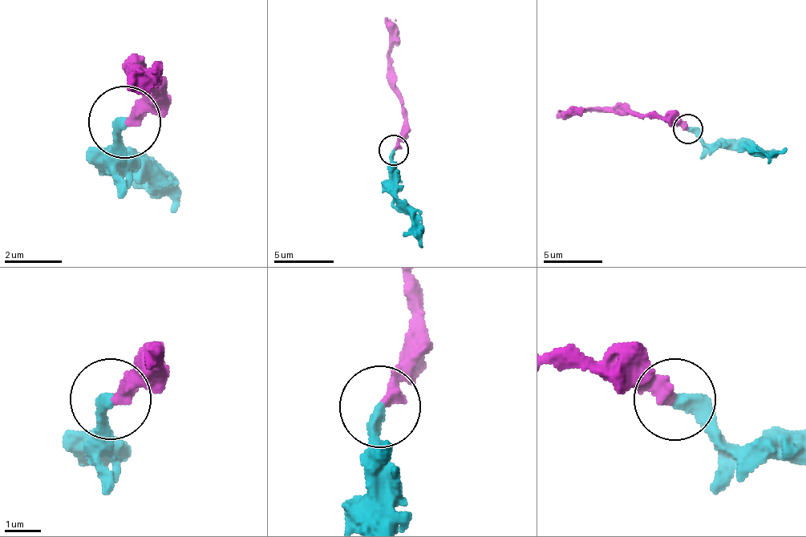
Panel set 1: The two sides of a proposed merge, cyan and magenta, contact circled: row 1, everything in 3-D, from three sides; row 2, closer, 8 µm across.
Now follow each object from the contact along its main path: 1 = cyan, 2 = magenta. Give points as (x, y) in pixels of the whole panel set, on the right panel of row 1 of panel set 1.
1: (687, 127), (705, 143), (740, 143), (759, 154), (774, 154), (787, 148)
2: (687, 127), (662, 115), (569, 110), (556, 119)

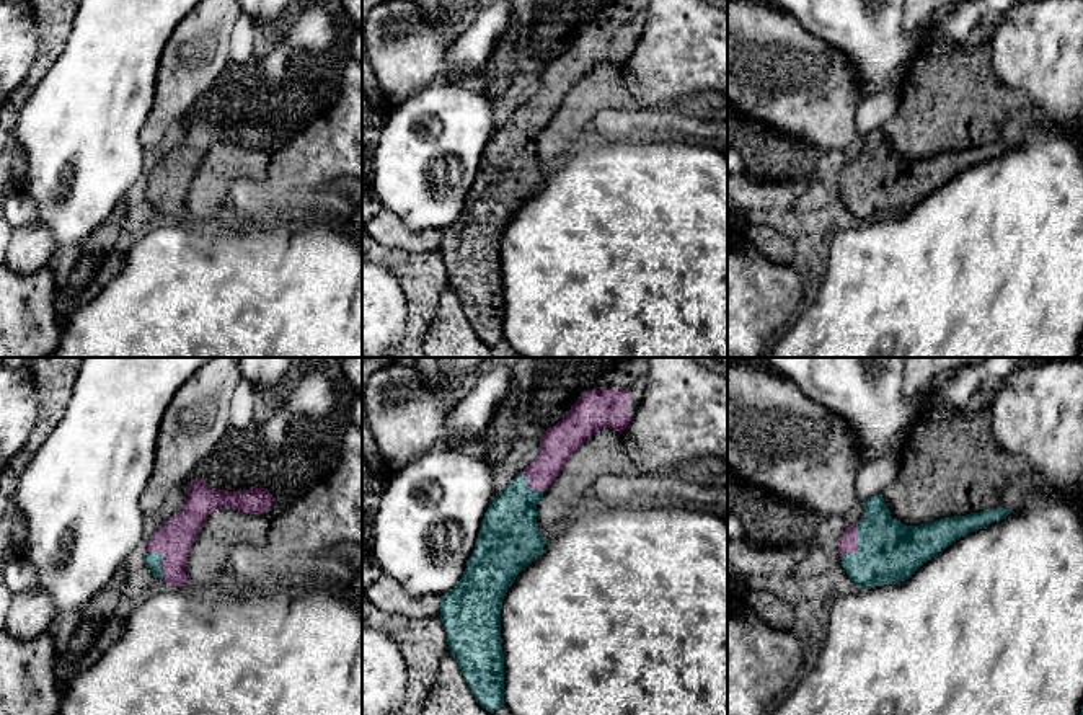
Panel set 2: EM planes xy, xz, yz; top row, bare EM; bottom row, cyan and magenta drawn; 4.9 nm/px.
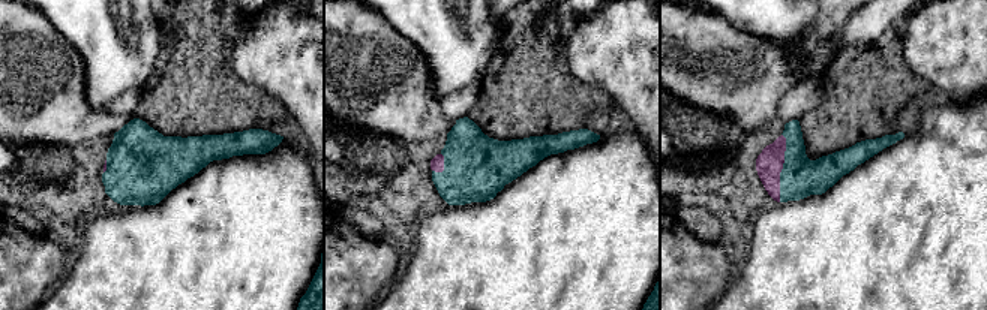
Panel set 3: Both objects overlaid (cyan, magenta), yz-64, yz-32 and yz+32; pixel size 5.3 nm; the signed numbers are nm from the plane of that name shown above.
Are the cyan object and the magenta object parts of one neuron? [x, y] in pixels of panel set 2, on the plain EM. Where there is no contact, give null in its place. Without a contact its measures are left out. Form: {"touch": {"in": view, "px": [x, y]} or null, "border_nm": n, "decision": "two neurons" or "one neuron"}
{"touch": {"in": "yz", "px": [858, 178]}, "border_nm": 220, "decision": "one neuron"}

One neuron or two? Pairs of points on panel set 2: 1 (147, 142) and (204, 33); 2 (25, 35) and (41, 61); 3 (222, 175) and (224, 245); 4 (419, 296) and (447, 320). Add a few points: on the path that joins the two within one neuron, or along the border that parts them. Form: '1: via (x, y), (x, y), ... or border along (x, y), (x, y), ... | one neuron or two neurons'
1: via (170, 116), (183, 106), (188, 93), (188, 61) | one neuron
2: border along (35, 17), (38, 53), (28, 74), (17, 85) | two neurons
3: border along (221, 217), (216, 222) | two neurons
4: border along (449, 286), (441, 297), (434, 322), (421, 340) | two neurons

